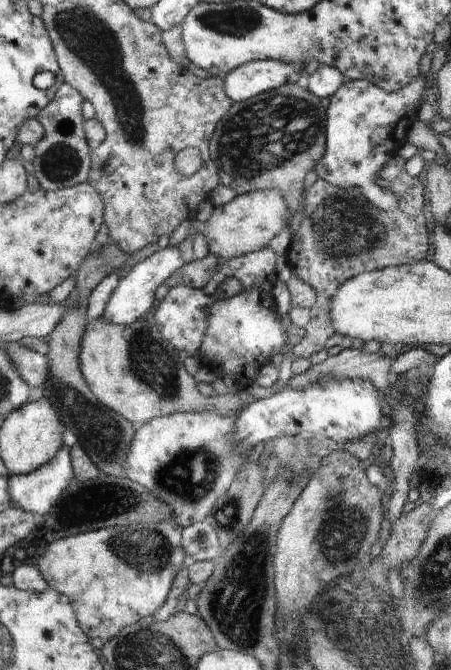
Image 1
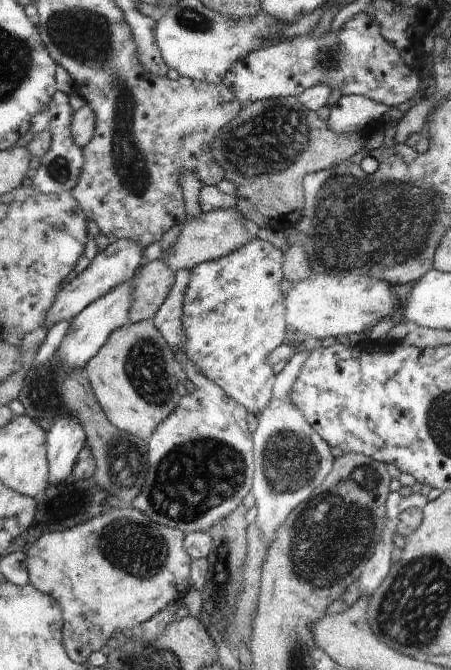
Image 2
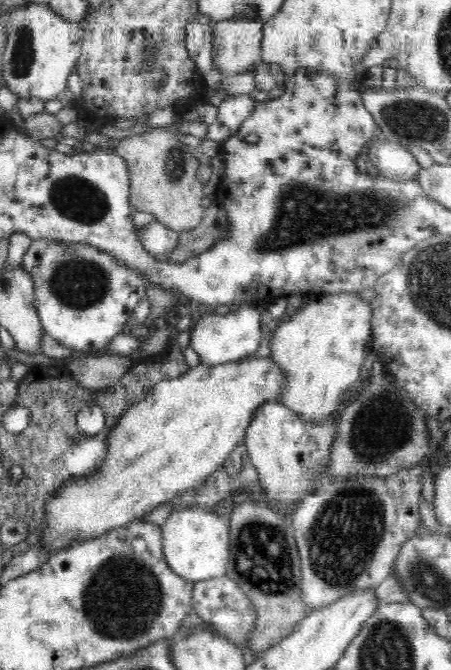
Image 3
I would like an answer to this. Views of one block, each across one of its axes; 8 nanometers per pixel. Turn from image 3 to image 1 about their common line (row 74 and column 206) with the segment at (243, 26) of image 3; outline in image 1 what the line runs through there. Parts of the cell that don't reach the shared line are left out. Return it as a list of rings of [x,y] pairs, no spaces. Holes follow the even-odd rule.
[[[278,189],[250,191],[237,195],[229,203],[213,208],[210,218],[202,225],[209,240],[209,252],[220,258],[239,257],[268,246],[268,242],[287,227],[291,210]]]

